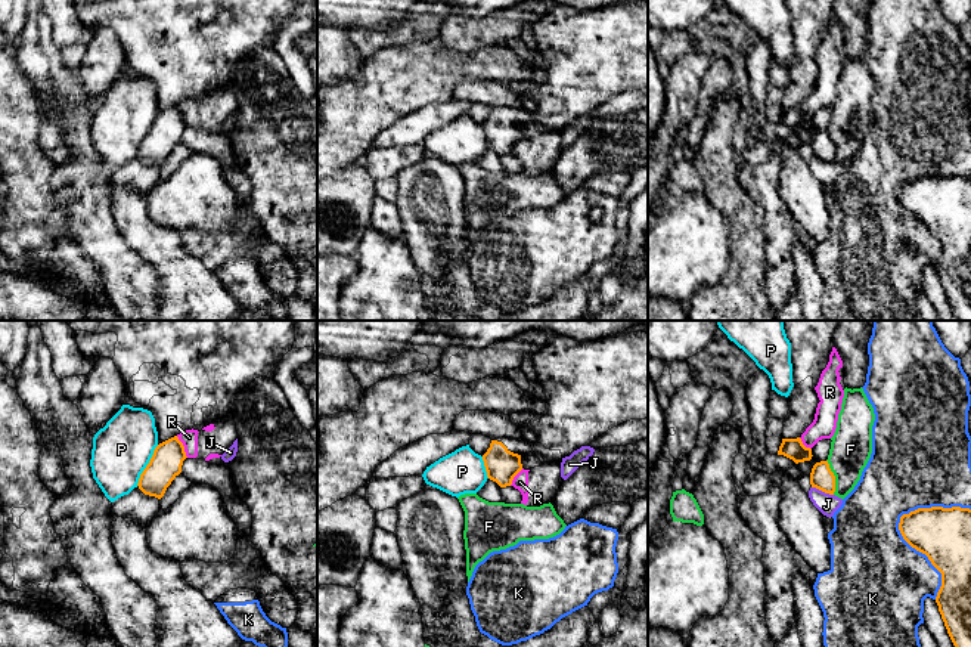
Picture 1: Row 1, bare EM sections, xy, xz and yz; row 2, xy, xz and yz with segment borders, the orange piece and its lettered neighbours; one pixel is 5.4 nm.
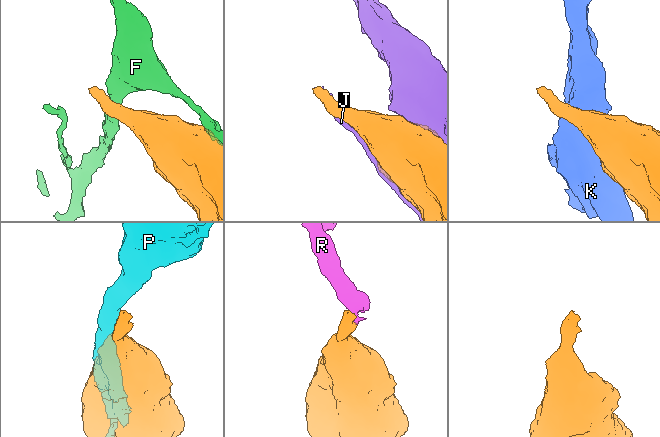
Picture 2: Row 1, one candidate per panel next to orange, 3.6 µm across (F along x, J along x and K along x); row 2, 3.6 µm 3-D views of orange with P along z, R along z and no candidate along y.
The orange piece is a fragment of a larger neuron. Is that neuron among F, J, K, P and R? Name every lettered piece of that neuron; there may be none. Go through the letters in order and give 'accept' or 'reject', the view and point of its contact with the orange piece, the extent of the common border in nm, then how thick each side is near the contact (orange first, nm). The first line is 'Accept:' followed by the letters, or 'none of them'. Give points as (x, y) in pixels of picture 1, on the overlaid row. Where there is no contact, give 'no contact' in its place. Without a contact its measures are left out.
Accept: none of them
F: reject; meets orange in yz at (834, 477); contact 200 nm long; 130 nm thick on the orange side, 220 nm on the other
J: reject; meets orange in yz at (822, 491); contact 130 nm long; 130 nm thick on the orange side, 110 nm on the other
K: reject; meets orange in yz at (899, 526); contact 550 nm long; 300 nm thick on the orange side, 440 nm on the other
P: reject; meets orange in xy at (146, 466); contact 260 nm long; 170 nm thick on the orange side, 320 nm on the other
R: reject; meets orange in xy at (183, 446); contact 140 nm long; 170 nm thick on the orange side, 90 nm on the other

